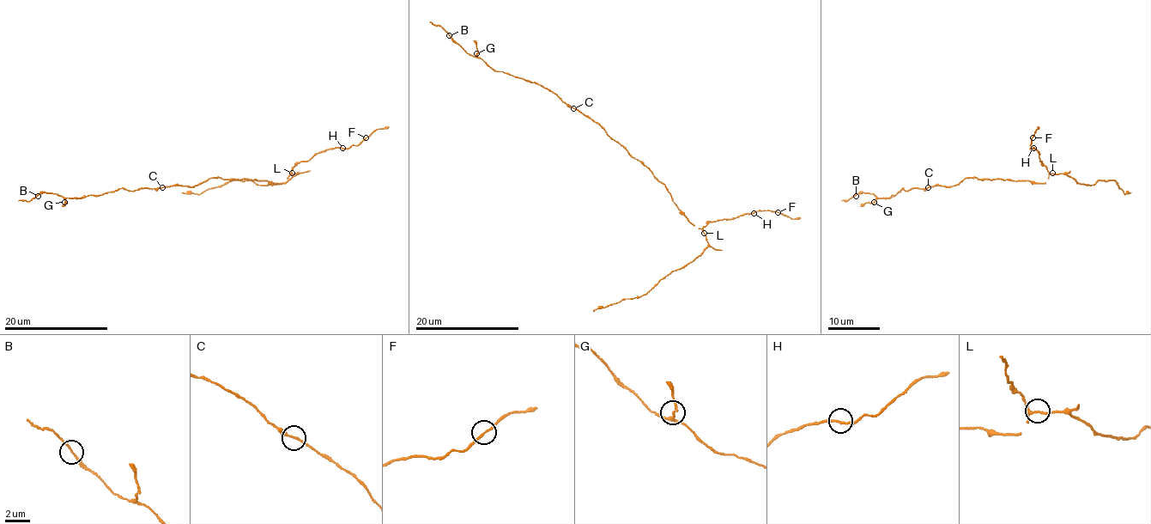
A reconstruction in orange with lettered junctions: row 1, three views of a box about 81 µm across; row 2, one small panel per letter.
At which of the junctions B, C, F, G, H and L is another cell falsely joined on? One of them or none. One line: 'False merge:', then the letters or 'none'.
False merge: none

